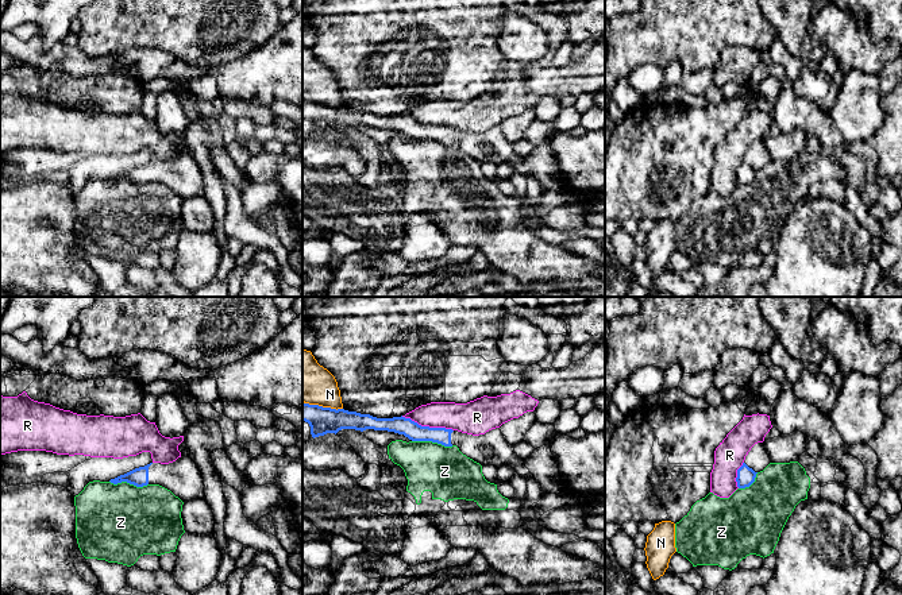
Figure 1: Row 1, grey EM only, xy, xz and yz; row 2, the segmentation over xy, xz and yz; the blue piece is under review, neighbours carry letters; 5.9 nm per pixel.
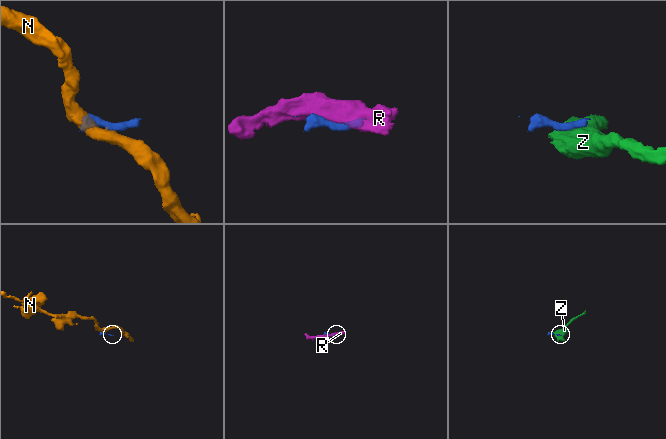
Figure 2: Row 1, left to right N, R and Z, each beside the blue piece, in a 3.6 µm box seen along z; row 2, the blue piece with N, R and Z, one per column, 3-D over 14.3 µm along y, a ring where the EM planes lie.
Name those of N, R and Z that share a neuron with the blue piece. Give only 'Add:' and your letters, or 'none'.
Add: none

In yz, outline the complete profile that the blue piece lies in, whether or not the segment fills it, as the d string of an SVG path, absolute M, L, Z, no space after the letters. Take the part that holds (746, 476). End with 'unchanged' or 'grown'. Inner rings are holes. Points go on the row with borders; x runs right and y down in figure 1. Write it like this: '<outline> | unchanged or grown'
M745 463L737 470L737 487L739 488L745 488L749 487L756 478L756 474L752 468L749 468Z | unchanged

